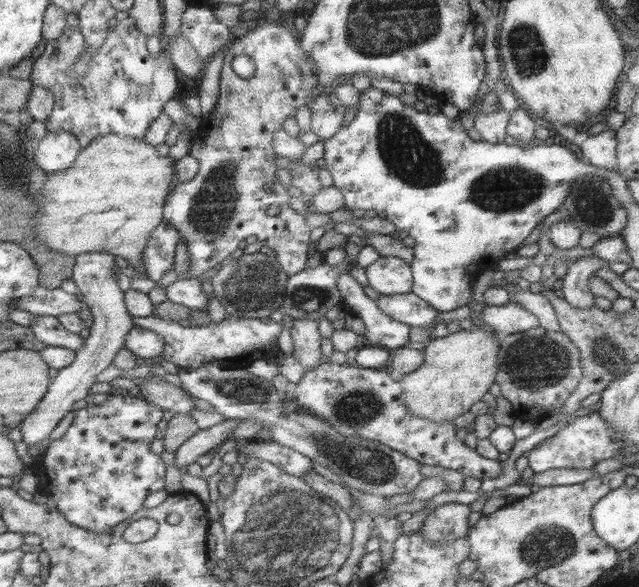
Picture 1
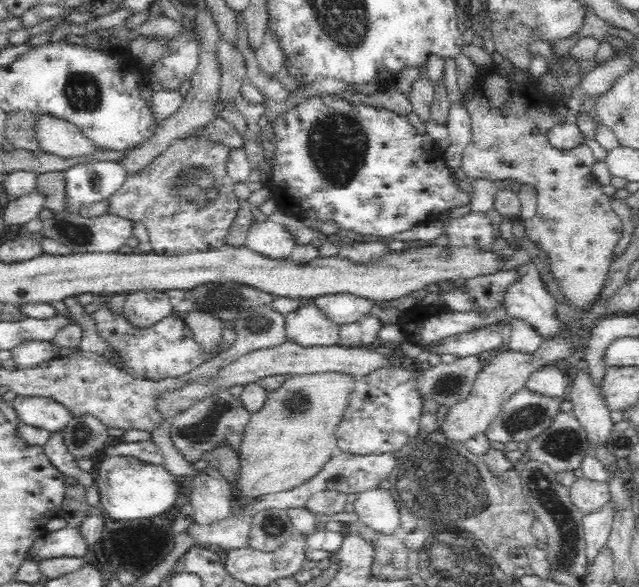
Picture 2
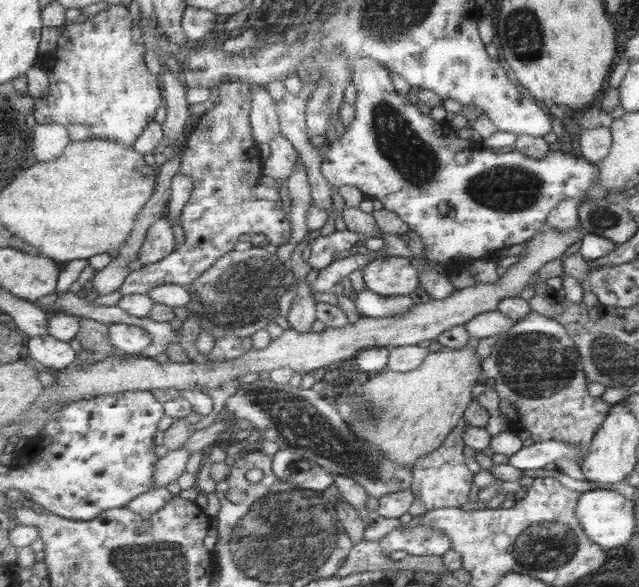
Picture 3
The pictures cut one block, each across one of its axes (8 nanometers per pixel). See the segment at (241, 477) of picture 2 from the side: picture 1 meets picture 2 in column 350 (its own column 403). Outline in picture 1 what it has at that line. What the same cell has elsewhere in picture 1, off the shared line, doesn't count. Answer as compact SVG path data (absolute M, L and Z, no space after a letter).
M473 326L444 338L425 341L423 364L399 380L404 384L410 411L430 421L452 421L479 403L493 384L499 365L496 358L501 337L493 336L493 333L491 329Z

